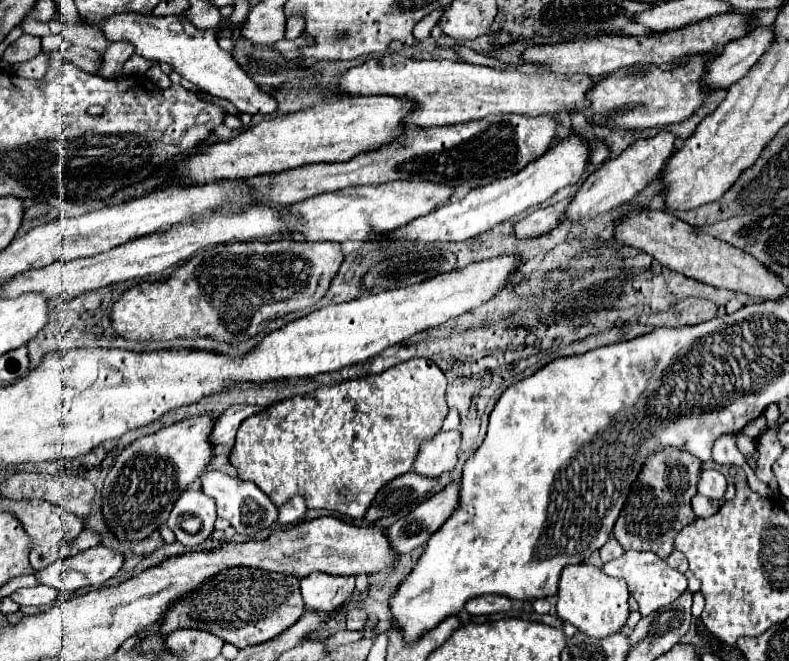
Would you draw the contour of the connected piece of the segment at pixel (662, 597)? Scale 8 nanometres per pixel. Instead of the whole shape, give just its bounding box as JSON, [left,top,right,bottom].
[604,550,688,616]

